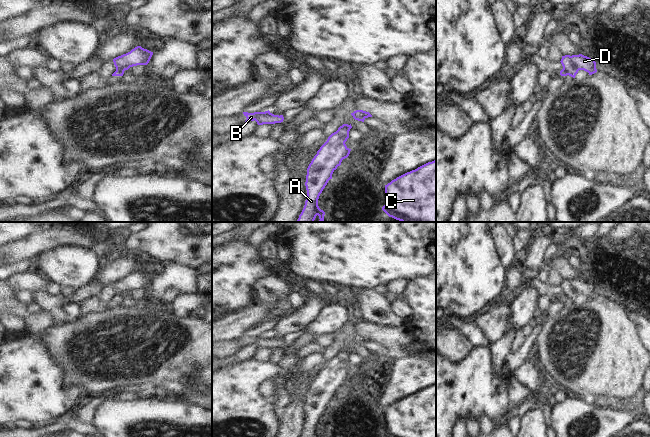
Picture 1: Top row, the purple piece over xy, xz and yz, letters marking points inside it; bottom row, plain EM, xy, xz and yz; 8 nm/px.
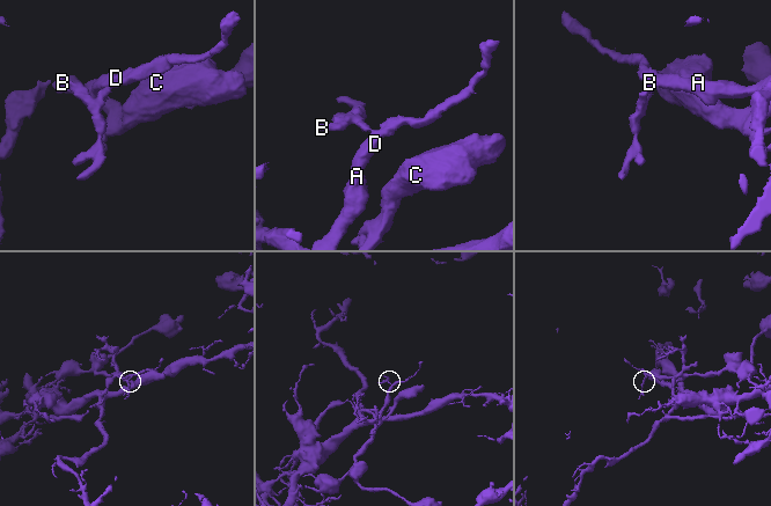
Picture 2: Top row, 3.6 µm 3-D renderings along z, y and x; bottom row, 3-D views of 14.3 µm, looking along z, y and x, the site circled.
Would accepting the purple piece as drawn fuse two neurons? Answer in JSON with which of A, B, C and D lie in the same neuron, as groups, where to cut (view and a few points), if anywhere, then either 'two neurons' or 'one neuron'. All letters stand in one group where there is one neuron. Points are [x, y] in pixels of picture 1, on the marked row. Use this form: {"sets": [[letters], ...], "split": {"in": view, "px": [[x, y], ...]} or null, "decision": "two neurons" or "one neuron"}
{"sets": [["A", "C", "D"], ["B"]], "split": {"in": "xy", "px": [[116, 69], [124, 70]]}, "decision": "two neurons"}

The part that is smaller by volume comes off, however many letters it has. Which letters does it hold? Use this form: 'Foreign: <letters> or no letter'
Foreign: B

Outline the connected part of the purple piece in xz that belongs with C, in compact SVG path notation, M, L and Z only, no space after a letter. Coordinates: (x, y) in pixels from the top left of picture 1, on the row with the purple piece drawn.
M436 160L407 172L385 185L386 203L382 210L401 222L436 222Z

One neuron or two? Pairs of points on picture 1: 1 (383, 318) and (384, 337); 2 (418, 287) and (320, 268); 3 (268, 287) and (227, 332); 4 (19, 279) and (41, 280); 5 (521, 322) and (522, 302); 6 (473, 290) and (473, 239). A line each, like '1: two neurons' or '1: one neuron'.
1: two neurons
2: two neurons
3: one neuron
4: one neuron
5: one neuron
6: one neuron

